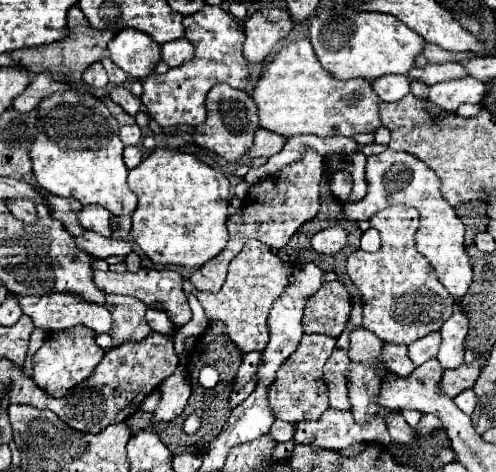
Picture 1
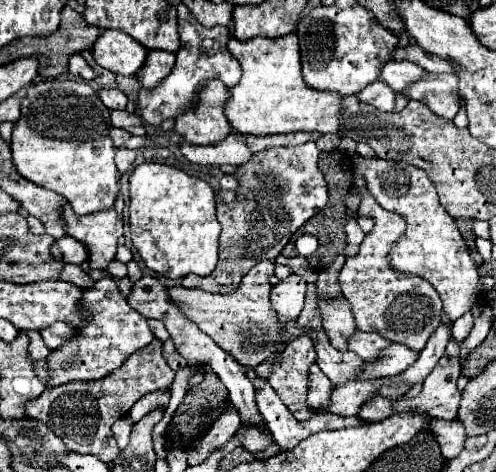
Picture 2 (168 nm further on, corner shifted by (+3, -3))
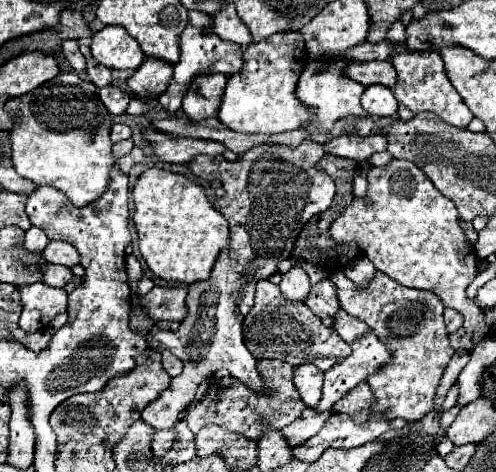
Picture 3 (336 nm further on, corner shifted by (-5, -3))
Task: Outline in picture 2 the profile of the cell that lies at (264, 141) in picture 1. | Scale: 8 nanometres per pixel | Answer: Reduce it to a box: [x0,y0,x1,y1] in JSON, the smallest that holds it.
[180,135,252,165]

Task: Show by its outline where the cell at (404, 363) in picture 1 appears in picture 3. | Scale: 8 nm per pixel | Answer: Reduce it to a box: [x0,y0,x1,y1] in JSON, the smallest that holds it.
[334,311,370,343]

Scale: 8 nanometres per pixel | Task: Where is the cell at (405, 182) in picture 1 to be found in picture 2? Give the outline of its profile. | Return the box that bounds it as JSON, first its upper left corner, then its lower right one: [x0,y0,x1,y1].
[352,155,478,321]

